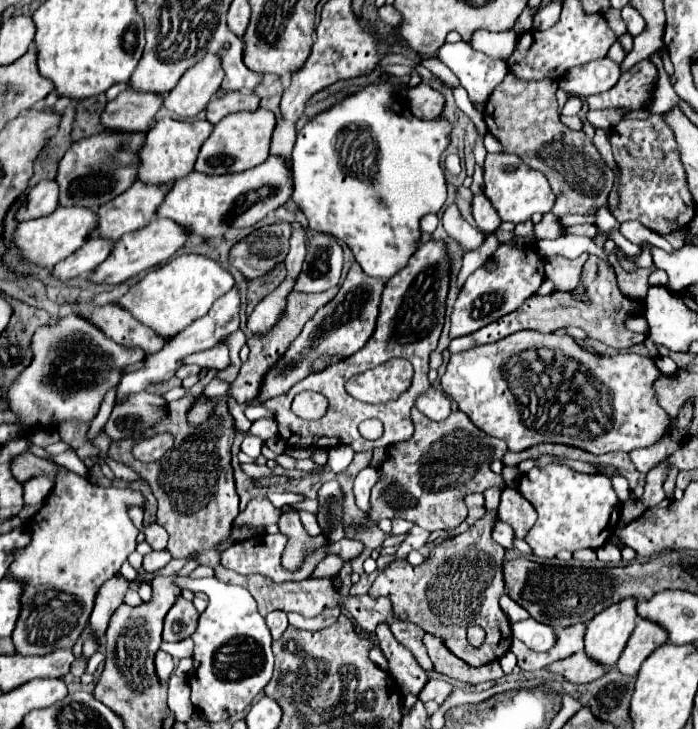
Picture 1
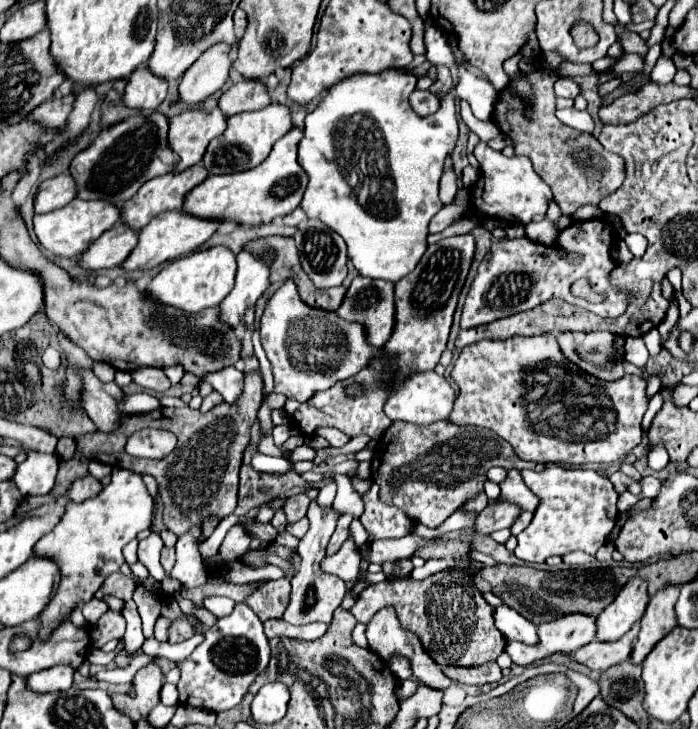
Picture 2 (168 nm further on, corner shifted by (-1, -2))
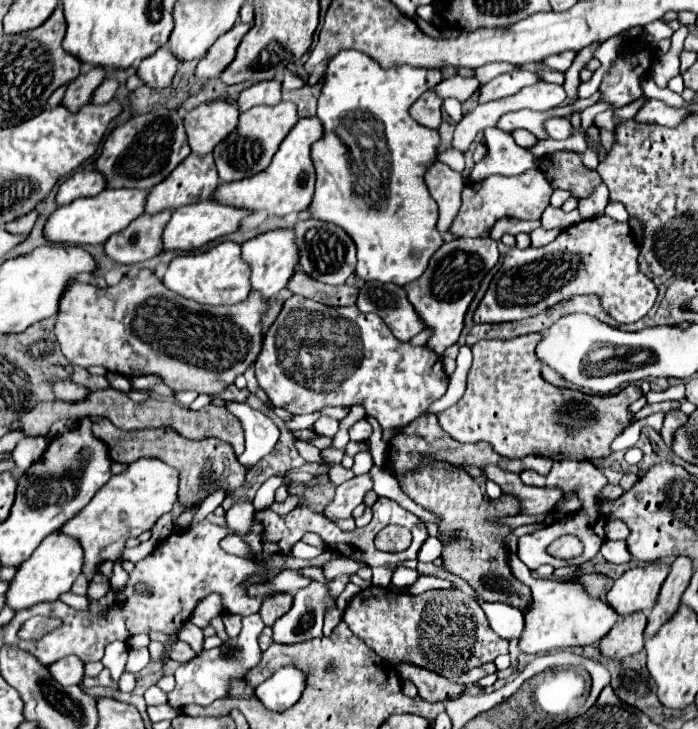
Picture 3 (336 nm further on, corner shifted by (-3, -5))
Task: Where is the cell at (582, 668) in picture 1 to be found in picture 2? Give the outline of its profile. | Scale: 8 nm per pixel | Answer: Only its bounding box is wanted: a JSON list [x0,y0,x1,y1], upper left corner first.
[574,624,640,670]

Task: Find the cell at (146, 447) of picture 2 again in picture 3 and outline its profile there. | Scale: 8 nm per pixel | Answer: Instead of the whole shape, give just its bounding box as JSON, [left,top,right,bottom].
[60,457,178,581]

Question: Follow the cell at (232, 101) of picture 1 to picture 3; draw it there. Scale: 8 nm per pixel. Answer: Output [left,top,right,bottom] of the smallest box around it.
[236,79,280,113]

